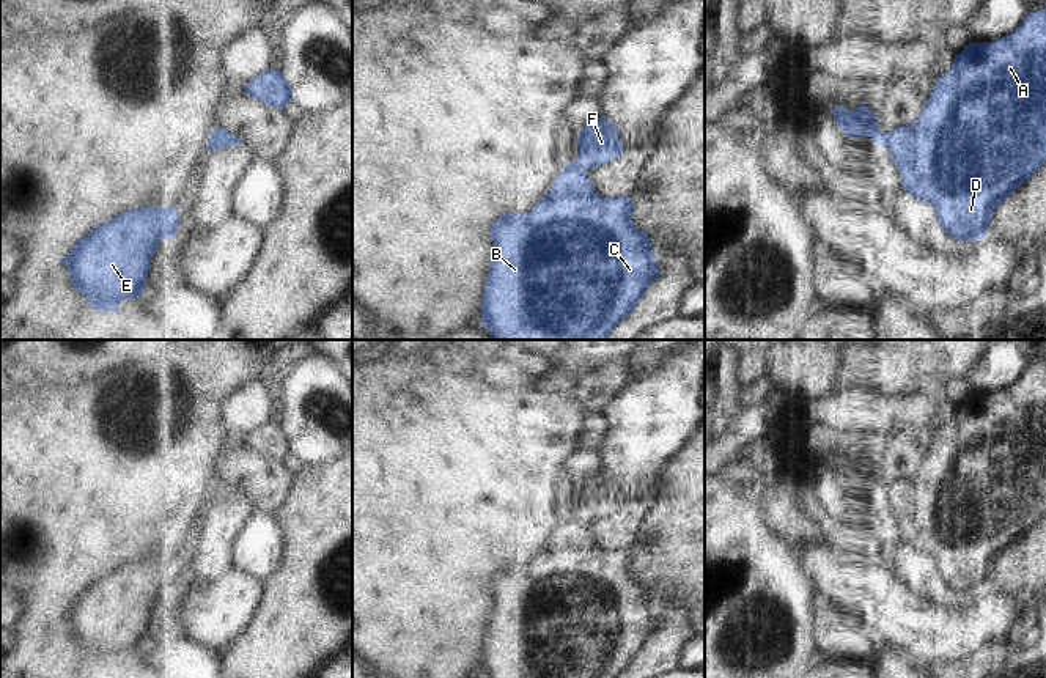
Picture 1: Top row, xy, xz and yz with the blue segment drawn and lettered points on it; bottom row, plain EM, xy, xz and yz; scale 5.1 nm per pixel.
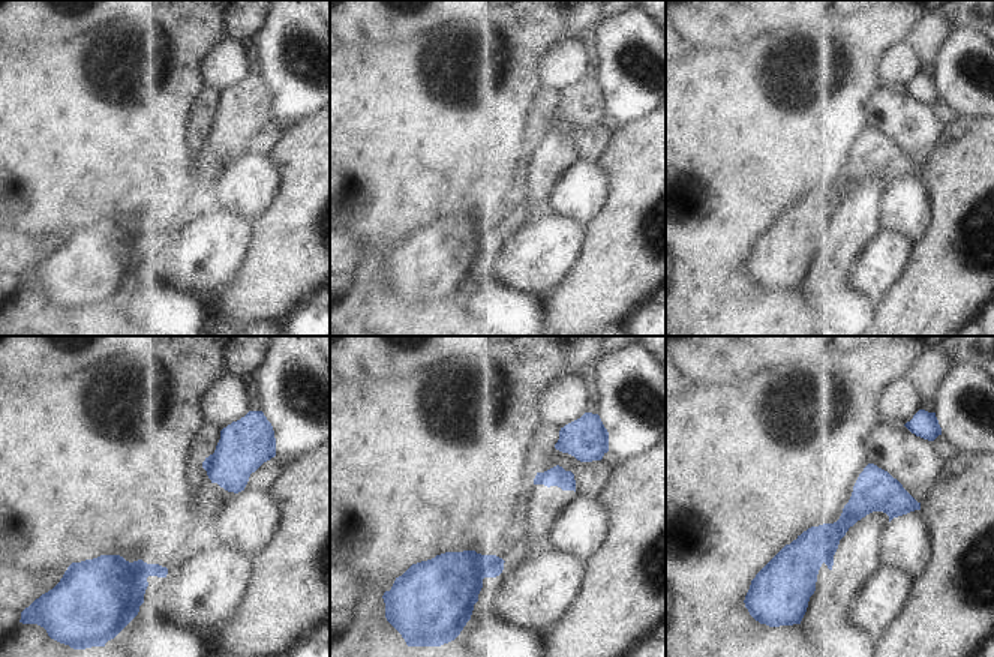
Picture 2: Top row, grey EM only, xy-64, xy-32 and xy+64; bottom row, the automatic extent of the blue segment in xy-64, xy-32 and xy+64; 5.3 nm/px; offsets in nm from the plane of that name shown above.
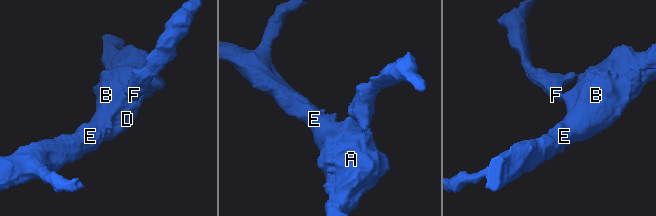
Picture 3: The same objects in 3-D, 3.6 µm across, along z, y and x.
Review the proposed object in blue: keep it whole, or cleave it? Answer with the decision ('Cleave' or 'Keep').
Cleave.

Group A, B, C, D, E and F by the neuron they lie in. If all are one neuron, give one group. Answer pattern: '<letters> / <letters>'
A B C D E / F

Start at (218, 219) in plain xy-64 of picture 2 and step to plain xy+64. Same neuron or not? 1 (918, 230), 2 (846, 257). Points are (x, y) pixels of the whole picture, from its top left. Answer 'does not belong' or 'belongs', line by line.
1: does not belong
2: does not belong

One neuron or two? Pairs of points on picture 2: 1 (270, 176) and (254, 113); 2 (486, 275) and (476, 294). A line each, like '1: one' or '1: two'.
1: two
2: two

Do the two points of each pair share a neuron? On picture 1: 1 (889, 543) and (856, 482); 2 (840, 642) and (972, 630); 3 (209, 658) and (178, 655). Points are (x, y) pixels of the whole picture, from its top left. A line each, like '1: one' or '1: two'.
1: one
2: two
3: one

